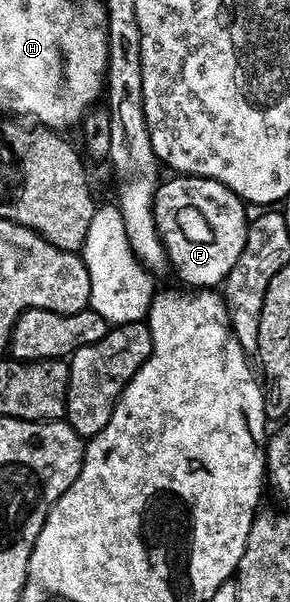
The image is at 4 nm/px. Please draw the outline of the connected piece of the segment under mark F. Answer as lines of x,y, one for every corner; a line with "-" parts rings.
177,174
174,180
158,183
157,193
153,199
155,226
161,235
165,252
169,256
172,271
182,280
182,285
193,290
213,290
225,279
227,274
239,262
247,238
249,220
245,216
246,201
235,195
227,186
218,180
208,180
205,176
187,176

